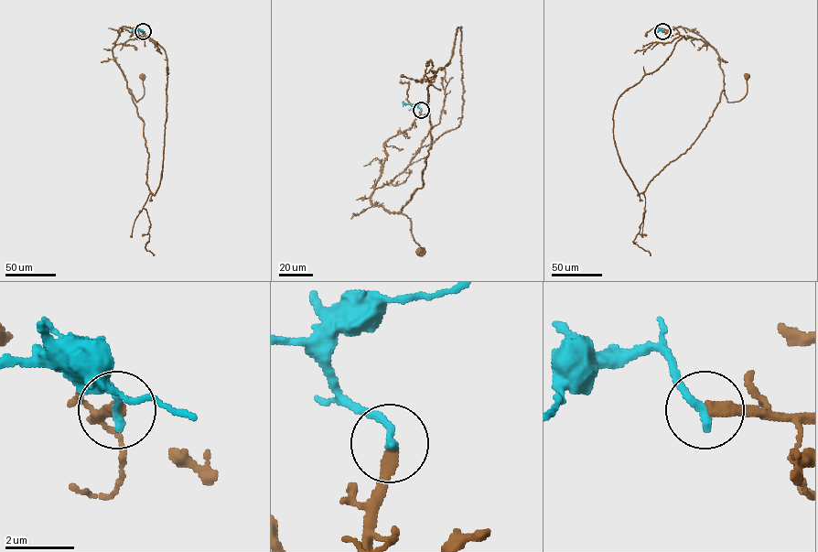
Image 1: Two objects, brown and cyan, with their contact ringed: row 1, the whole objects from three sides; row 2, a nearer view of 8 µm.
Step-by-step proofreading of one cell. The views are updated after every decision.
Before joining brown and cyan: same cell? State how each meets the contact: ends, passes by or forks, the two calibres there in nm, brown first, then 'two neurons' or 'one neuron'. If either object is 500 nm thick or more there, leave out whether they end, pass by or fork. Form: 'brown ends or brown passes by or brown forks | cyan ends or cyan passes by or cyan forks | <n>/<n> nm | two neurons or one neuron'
brown ends | cyan ends | 360/280 nm | two neurons

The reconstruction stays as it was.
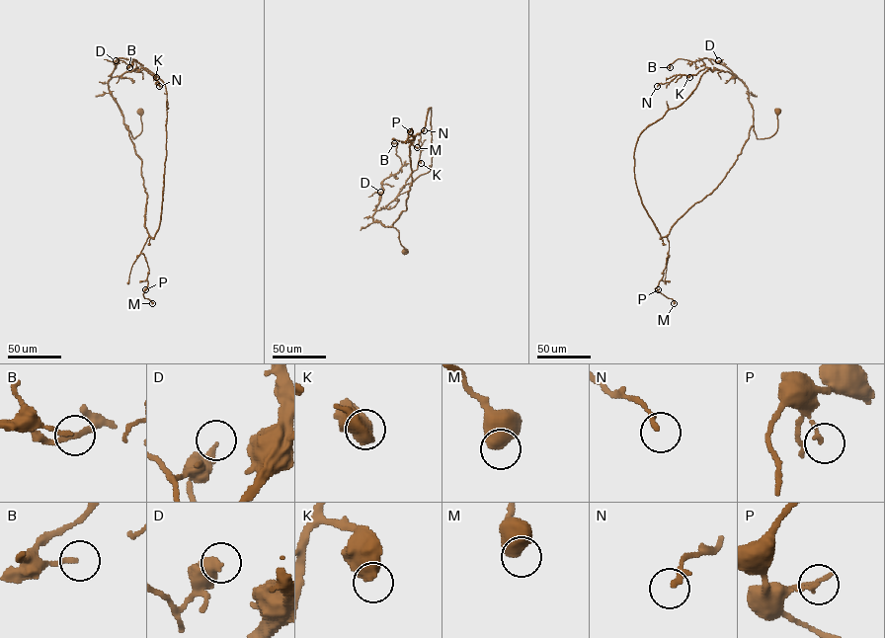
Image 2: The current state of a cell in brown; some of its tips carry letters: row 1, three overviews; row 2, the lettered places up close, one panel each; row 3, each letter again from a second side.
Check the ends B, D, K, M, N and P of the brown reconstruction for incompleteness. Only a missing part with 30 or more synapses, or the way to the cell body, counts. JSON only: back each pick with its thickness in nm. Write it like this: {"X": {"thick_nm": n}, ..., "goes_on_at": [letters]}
{"goes_on_at": []}

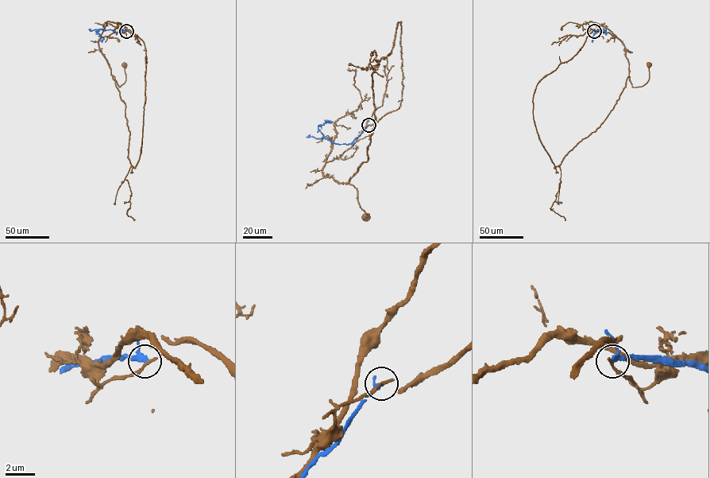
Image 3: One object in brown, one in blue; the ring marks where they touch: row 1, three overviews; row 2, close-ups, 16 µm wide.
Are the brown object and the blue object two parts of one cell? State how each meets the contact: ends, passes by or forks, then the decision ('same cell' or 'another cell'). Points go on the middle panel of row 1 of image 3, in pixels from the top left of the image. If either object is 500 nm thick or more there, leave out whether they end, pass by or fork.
brown ends | blue passes by | another cell

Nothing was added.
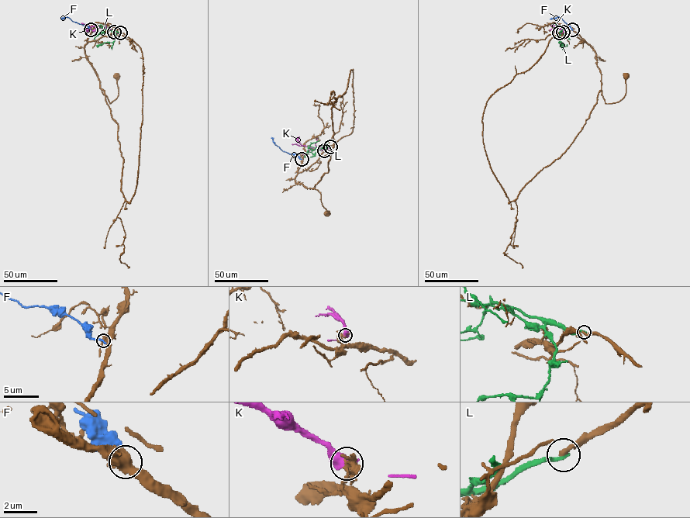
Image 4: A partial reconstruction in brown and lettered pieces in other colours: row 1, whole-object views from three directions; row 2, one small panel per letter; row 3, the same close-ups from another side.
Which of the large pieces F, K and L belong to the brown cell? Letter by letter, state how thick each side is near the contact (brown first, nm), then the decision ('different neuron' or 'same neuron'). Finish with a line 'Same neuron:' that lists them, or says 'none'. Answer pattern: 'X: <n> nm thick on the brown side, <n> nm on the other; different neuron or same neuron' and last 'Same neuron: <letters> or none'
F: 600 nm thick on the brown side, 240 nm on the other; different neuron
K: 130 nm thick on the brown side, 700 nm on the other; different neuron
L: 280 nm thick on the brown side, 280 nm on the other; different neuron
Same neuron: none

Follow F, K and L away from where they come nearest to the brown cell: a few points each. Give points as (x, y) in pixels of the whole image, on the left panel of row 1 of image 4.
F: (91, 29), (67, 17), (61, 19)
K: (114, 32), (94, 26), (88, 29)
L: (120, 32), (115, 31), (115, 36), (113, 43), (104, 43), (98, 47), (98, 44)

